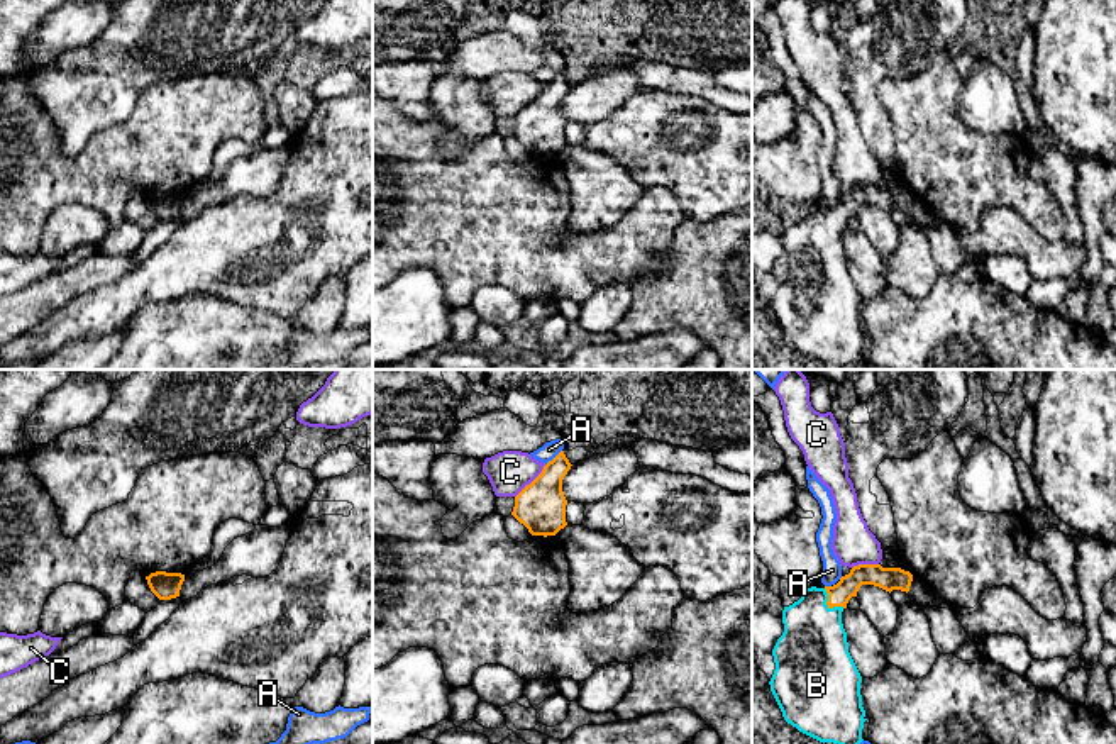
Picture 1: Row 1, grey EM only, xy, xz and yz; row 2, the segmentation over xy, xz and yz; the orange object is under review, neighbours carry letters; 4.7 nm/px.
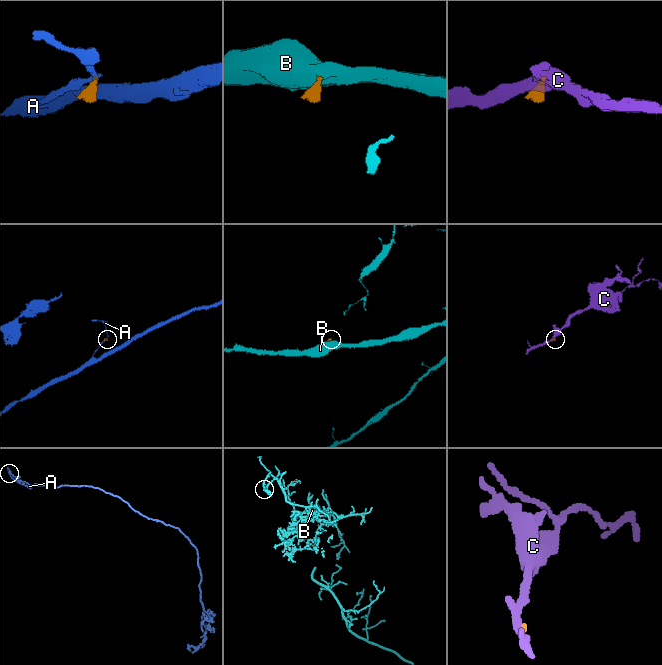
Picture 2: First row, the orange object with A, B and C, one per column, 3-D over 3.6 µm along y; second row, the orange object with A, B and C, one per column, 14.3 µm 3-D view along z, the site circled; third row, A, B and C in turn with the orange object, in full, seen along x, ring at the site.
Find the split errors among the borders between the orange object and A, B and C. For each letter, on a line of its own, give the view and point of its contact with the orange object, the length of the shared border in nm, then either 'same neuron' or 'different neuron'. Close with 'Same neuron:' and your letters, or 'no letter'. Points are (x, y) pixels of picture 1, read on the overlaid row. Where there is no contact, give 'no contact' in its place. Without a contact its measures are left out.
A: xz (554, 458) | 110 nm | different neuron
B: yz (828, 605) | 140 nm | same neuron
C: xz (532, 482) | 220 nm | different neuron
Same neuron: B

